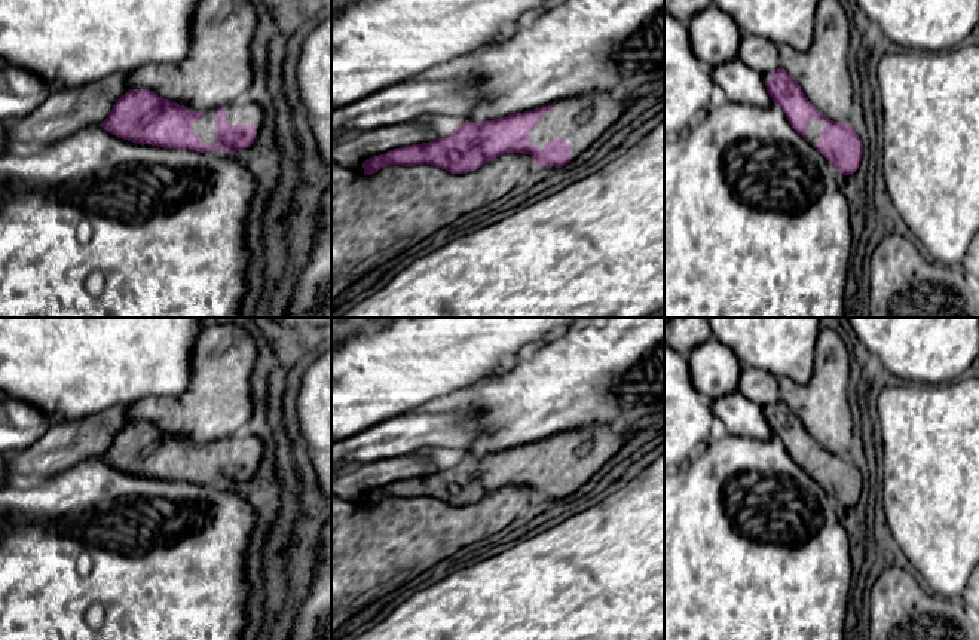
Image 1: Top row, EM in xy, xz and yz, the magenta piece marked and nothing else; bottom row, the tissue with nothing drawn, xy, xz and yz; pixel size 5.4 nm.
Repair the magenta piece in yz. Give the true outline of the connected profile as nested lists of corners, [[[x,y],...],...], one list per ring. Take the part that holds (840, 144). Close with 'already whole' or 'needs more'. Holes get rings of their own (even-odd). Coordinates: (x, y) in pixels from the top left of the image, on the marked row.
[[[784,70],[762,74],[767,91],[792,125],[830,165],[844,175],[854,174],[863,157],[863,144],[851,125],[823,116],[805,97],[798,82]]]; needs more

